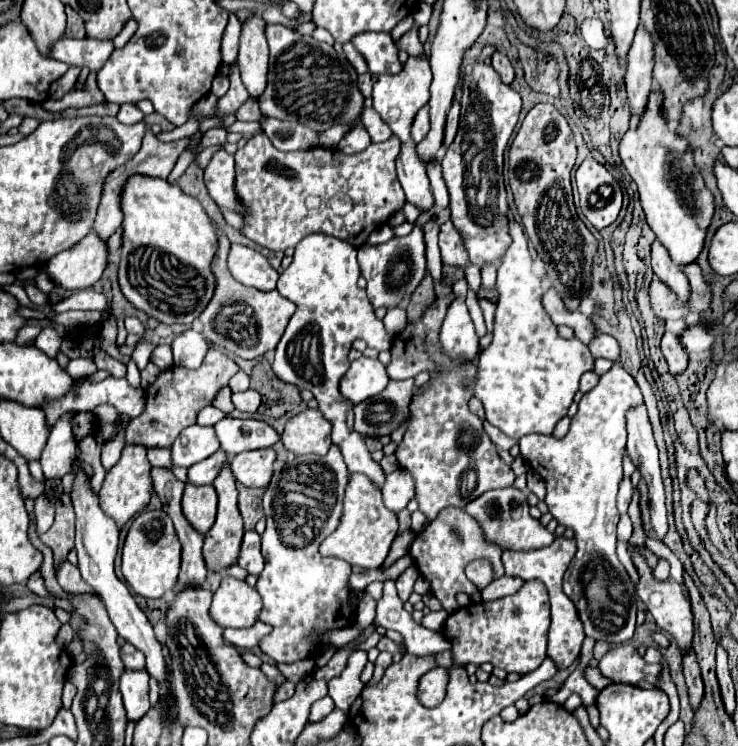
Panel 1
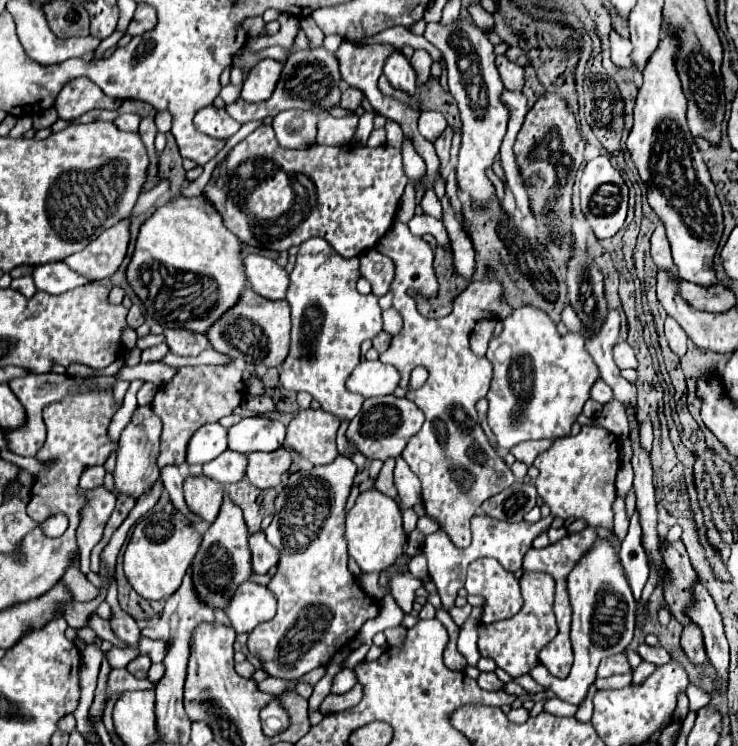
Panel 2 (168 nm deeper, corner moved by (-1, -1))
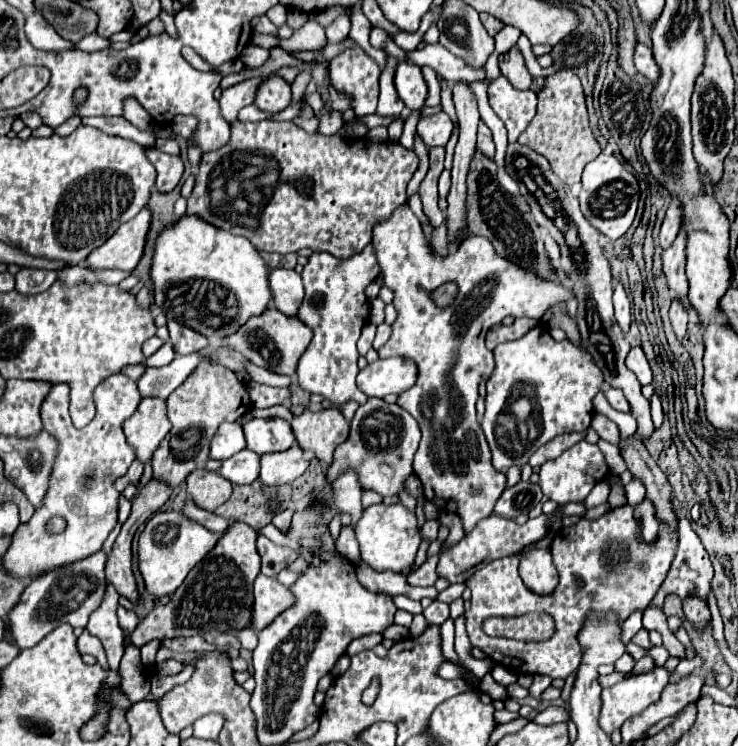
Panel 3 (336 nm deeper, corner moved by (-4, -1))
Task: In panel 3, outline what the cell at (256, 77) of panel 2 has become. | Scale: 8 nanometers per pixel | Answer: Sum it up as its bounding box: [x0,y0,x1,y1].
[254,75,292,115]

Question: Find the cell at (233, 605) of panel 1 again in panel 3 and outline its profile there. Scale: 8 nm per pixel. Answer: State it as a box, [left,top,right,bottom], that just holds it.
[252,575,294,631]

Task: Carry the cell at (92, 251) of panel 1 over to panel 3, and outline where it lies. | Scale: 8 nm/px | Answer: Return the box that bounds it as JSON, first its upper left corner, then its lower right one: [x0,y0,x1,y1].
[88,207,152,271]

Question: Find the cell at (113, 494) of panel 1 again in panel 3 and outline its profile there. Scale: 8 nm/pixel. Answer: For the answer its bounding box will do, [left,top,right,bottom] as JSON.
[124,399,172,463]

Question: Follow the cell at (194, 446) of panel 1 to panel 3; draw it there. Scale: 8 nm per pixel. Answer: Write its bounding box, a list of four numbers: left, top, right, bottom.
[210,423,246,459]

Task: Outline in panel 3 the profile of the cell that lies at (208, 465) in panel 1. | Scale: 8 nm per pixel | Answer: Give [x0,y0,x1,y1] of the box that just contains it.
[220,449,260,485]

